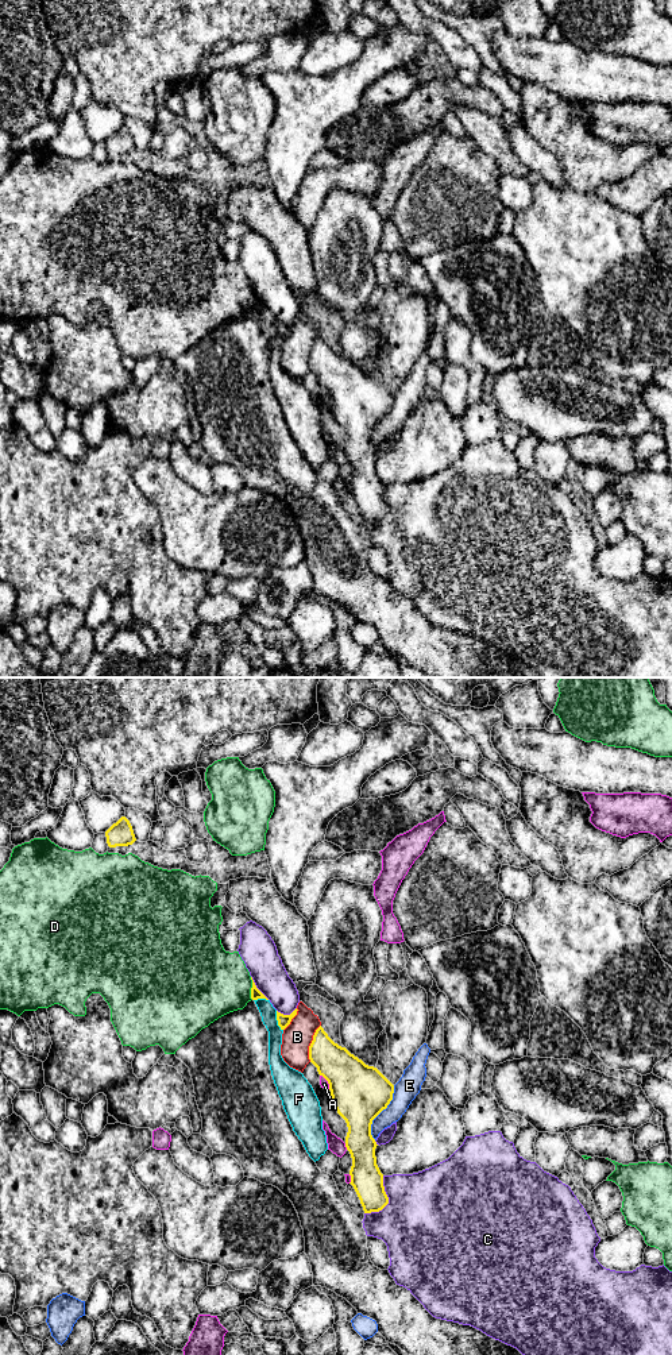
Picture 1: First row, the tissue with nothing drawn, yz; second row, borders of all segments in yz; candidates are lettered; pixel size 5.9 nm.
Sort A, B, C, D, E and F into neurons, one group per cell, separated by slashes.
A / B / C / D / E / F

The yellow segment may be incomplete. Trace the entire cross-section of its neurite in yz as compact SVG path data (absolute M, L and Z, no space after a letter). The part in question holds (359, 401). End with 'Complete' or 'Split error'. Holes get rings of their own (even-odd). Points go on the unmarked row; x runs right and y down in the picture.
M321 335L309 355L309 368L328 390L335 417L348 436L349 493L364 522L379 521L389 513L389 506L376 474L378 453L371 444L371 433L393 409L394 394L376 377L335 352Z. Complete

